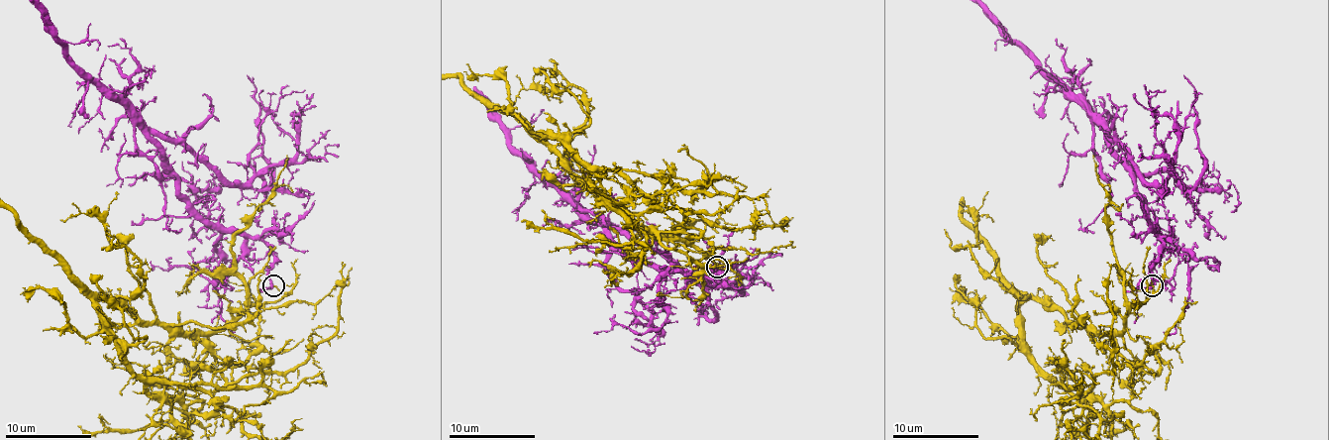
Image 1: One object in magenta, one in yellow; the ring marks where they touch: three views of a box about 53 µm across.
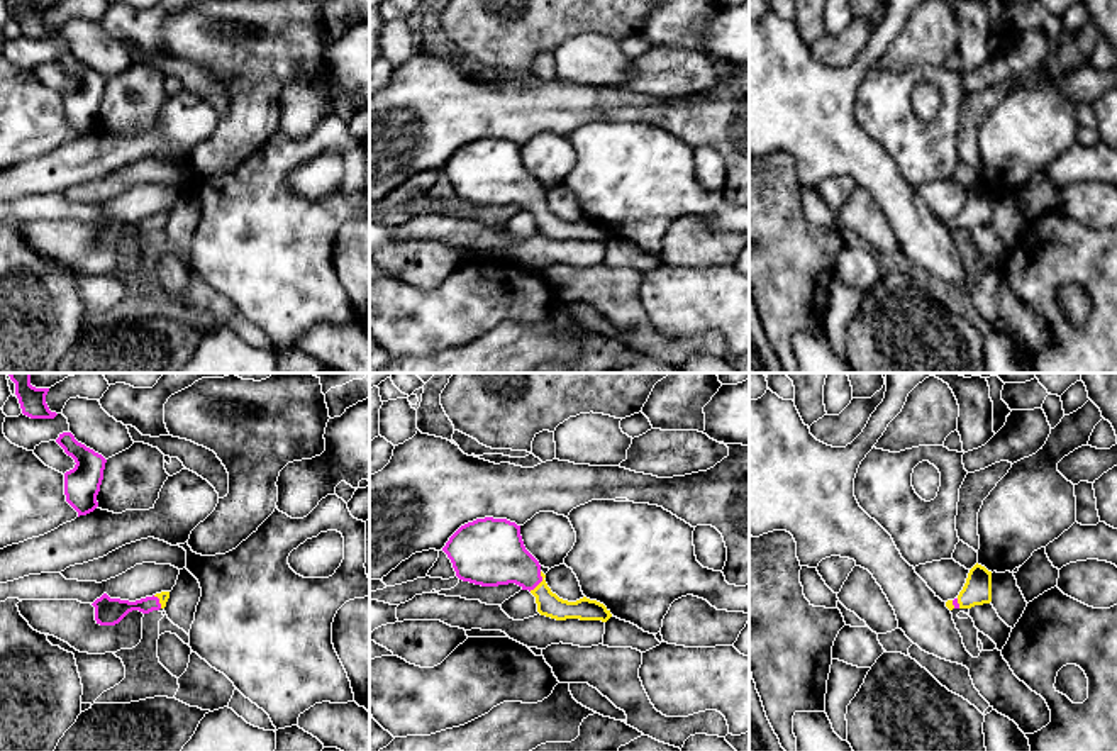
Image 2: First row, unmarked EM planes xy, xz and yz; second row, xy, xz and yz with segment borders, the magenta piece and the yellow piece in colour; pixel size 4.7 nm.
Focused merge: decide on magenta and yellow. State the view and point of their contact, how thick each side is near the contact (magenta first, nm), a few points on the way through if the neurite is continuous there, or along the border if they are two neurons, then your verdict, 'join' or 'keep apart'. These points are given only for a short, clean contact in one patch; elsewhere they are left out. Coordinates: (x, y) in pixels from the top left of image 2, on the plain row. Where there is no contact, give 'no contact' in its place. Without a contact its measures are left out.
meets magenta in xz at (539, 202); 280 nm thick on the magenta side, 110 nm on the other; border along xz (541, 192), (541, 200), (529, 211); keep apart

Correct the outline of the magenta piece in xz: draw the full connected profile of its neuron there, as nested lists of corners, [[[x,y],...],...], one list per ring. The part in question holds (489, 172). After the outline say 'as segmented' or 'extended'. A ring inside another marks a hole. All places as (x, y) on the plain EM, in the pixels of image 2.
[[[476,139],[461,146],[442,171],[456,197],[481,207],[515,203],[534,210],[541,202],[541,185],[525,170],[520,146],[507,139]]] | as segmented

